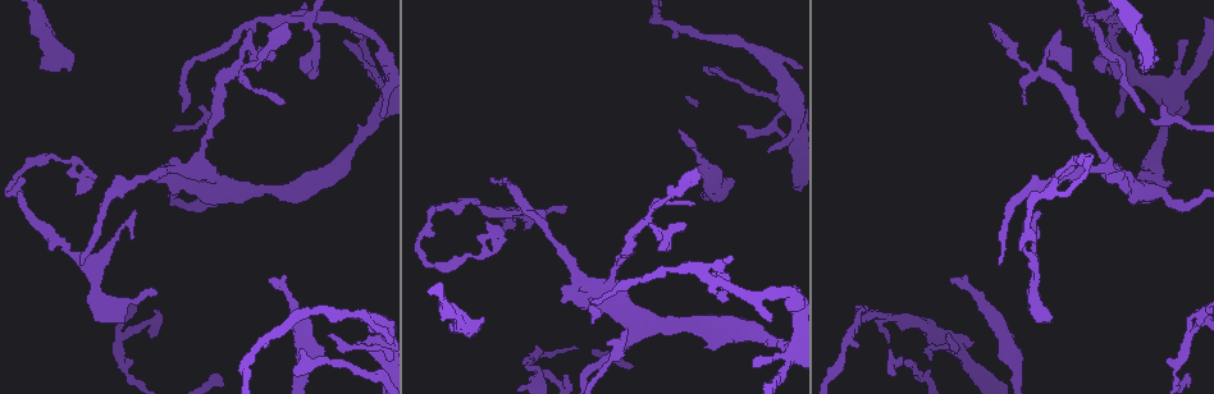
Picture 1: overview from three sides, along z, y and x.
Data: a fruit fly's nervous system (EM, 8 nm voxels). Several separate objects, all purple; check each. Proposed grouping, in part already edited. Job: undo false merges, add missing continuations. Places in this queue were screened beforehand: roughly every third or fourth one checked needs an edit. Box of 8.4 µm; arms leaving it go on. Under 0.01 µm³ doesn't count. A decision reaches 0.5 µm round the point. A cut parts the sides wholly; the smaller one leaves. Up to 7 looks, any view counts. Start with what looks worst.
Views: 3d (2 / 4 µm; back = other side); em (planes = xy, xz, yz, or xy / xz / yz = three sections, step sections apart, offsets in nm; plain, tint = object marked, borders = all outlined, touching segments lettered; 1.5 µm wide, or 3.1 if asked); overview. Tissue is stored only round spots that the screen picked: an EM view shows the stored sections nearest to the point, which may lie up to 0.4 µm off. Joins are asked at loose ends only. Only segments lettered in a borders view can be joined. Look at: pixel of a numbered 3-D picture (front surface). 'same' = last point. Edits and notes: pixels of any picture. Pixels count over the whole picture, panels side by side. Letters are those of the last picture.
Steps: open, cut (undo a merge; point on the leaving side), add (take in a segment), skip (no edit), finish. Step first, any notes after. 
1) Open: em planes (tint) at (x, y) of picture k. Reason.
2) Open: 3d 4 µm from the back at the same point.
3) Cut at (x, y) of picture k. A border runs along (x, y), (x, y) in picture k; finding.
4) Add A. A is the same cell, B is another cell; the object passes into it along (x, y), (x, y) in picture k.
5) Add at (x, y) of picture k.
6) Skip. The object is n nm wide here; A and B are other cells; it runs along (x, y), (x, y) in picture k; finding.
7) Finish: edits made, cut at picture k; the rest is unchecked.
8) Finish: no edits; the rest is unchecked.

Open: 3d 2 µm from the back at (1141, 69) of picture 1. An open end.

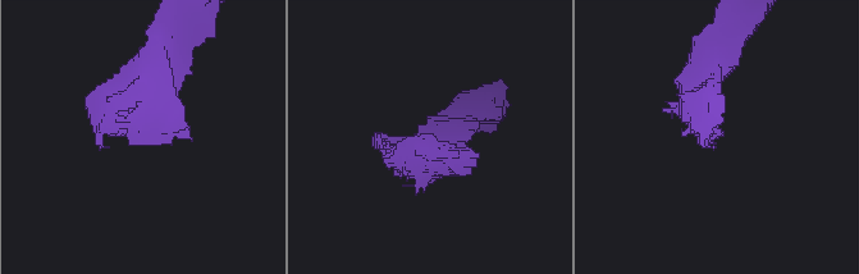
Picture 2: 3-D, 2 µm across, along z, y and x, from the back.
Open: em planes (borders) at (387, 141) of picture 2. Shape alone is not enough.

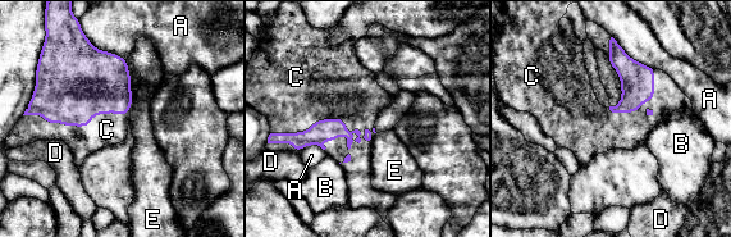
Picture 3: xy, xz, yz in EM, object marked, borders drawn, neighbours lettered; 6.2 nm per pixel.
Add at (318, 81) of picture 3. C is the same cell, A, B, D and E are other cells; the neuron continues.

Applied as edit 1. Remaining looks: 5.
Open: overview.

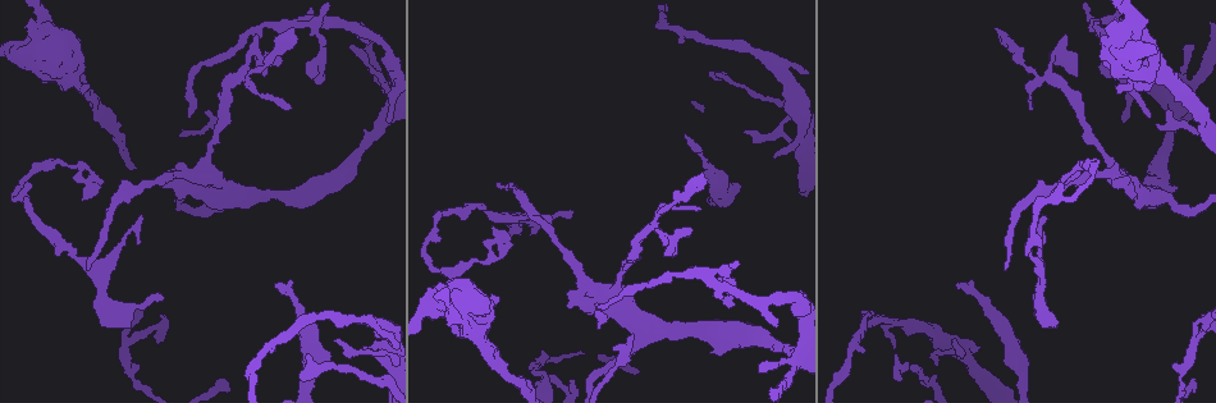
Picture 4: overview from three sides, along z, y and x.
Open: em planes (borders) at (957, 281) of picture 4. An open end.

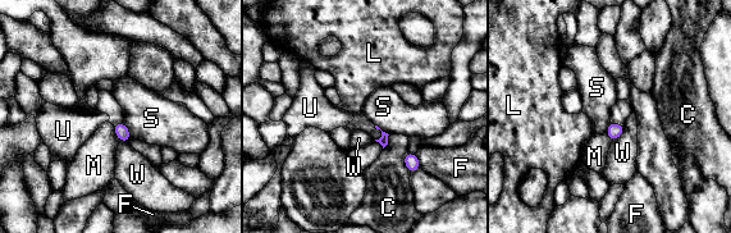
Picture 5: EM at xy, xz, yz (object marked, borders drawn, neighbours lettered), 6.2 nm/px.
Skip. C, F, L, M, S, U and W are other cells; none of them fits.

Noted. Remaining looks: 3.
Open: 3d 4 µm at (1193, 48) of picture 4. Thin end.

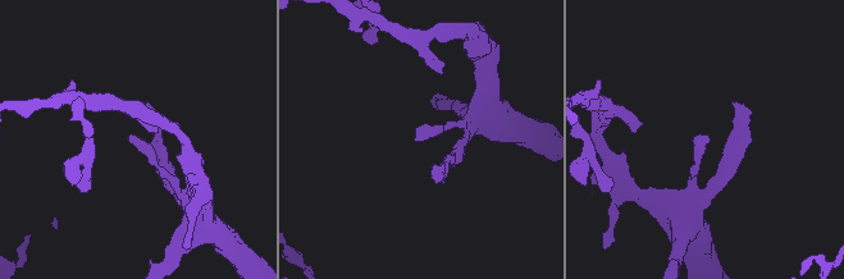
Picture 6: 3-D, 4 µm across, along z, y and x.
Open: em planes (borders) at (416, 141) of picture 6.

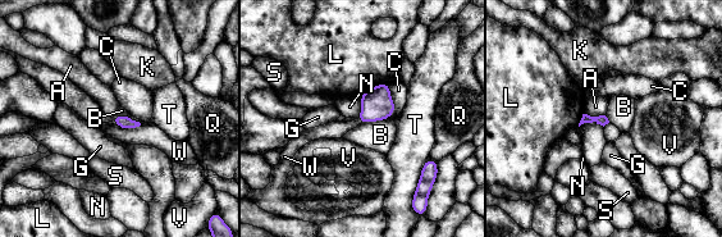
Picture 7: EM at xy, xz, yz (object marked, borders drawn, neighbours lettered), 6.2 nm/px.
Skip. A, B, C, G, K, L, N, Q, S, T, V and W are other cells; a border runs along (114, 115), (128, 115), (141, 123) in picture 7; none of them fits.

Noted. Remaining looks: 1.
Finish: edits made, add at picture 3; the rest is unchecked.

